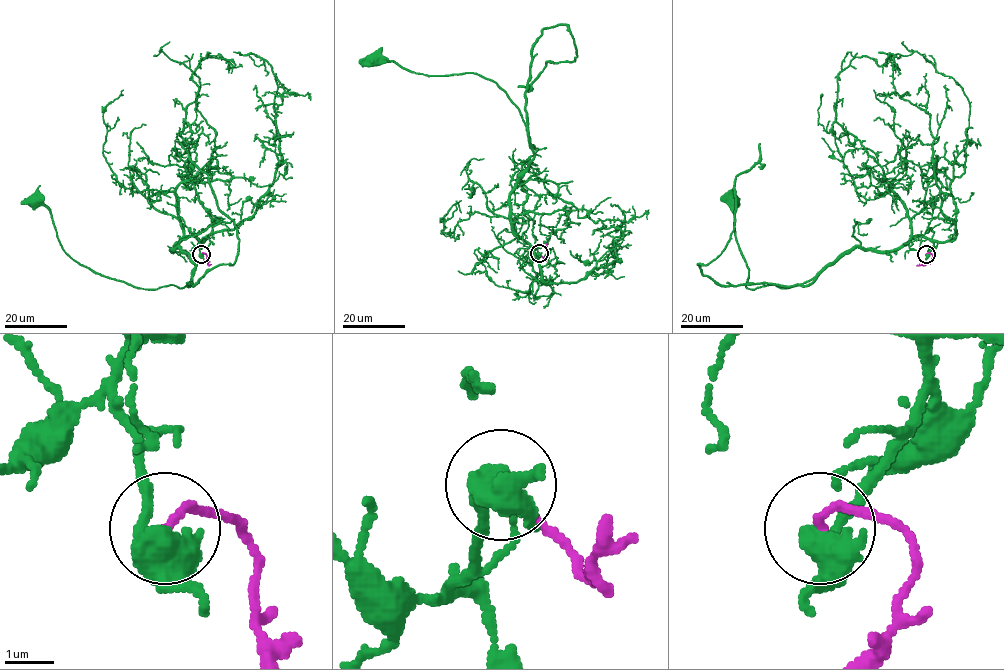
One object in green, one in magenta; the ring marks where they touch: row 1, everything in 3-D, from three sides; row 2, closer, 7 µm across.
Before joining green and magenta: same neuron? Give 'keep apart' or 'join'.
keep apart

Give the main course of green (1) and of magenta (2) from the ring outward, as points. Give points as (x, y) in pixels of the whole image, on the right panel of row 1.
1: (926, 254), (933, 244), (922, 237), (892, 250), (855, 247), (803, 283), (748, 289), (731, 202)
2: (926, 254), (930, 253), (932, 258), (925, 265), (916, 265)

